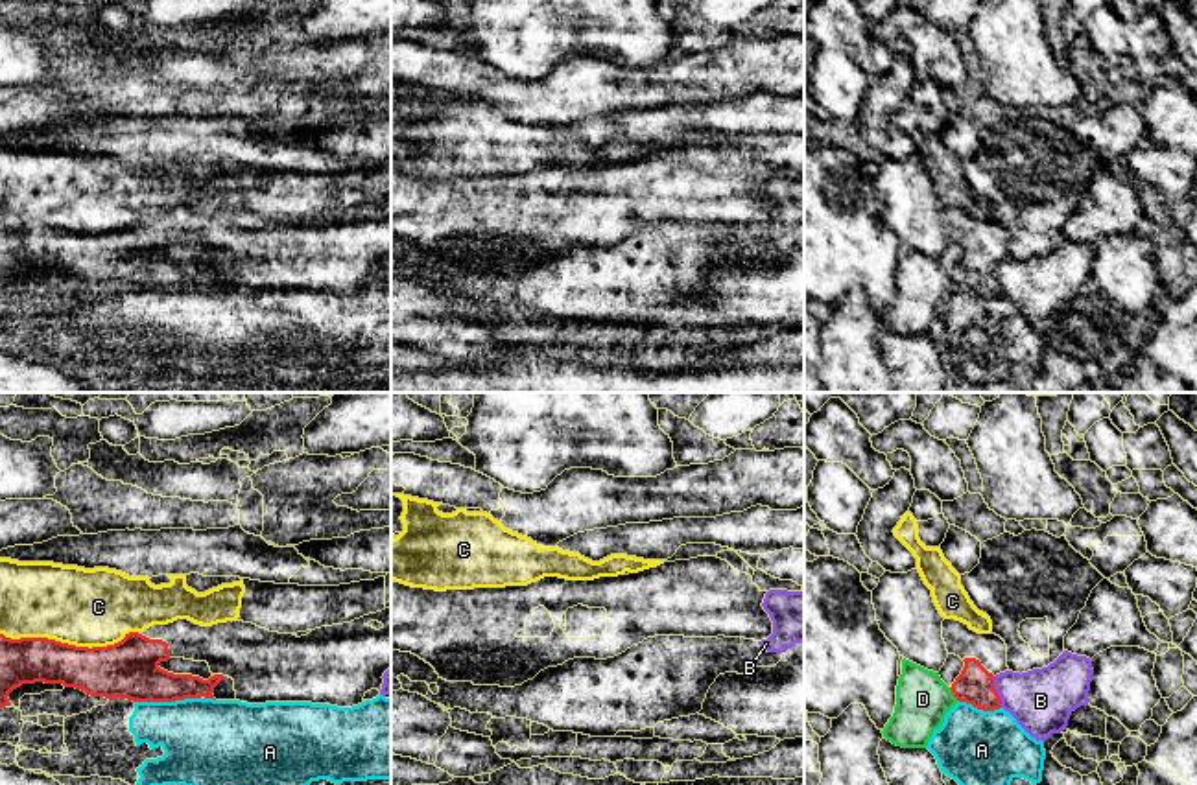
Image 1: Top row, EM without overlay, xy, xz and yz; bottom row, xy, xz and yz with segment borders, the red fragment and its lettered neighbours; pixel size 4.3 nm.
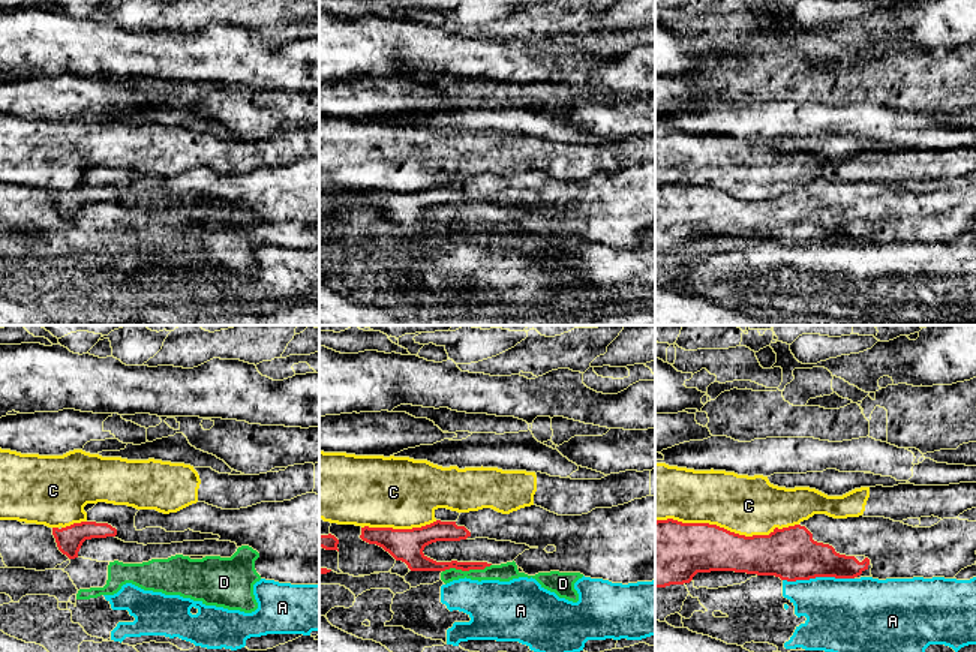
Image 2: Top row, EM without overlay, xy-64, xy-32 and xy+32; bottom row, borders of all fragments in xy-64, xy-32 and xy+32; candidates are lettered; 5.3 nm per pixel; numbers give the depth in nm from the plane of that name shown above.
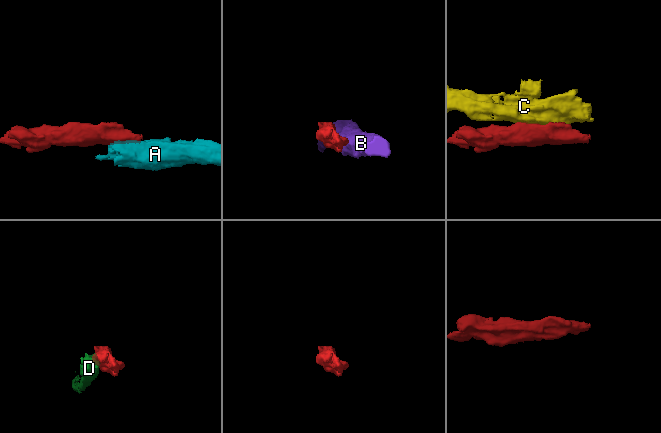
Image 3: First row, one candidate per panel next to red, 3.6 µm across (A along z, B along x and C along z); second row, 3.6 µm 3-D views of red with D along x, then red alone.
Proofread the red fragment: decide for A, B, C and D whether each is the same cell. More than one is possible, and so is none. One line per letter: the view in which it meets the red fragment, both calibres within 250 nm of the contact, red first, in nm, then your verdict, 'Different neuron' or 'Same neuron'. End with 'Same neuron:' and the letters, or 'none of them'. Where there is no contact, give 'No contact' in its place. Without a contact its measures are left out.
A: Touches red in xy. Thickness 260 nm (red) against 380 nm. Different neuron
B: Touches red in yz. Thickness 160 nm (red) against 280 nm. Different neuron
C: Touches red in xy. Thickness 240 nm (red) against 340 nm. Different neuron
D: Touches red in yz. Thickness 160 nm (red) against 240 nm. Different neuron
Same neuron: none of them

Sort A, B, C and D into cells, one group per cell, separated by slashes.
A / B / C / D

